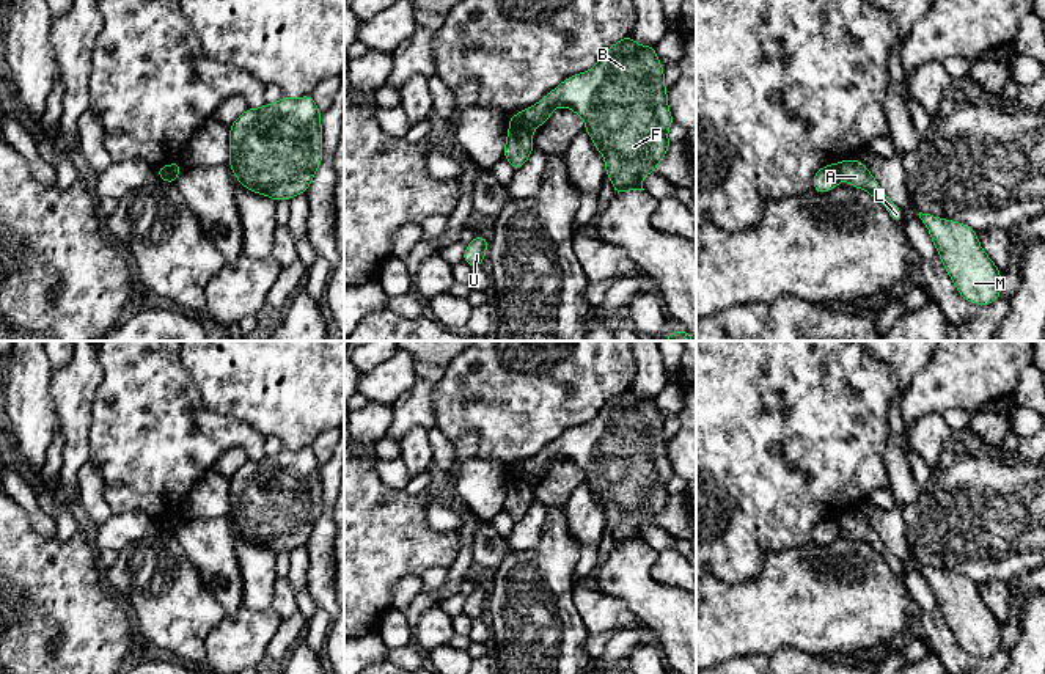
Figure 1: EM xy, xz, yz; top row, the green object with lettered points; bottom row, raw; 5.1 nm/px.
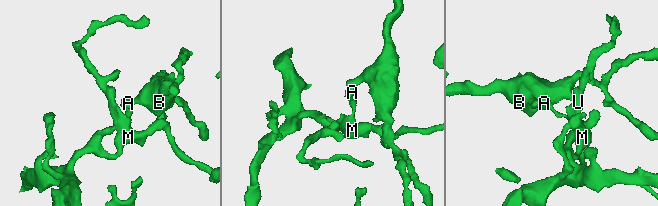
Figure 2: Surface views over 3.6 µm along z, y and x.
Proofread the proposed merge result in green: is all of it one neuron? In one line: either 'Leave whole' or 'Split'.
Split

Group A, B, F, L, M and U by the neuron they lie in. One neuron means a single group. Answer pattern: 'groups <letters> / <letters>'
groups A L M U / B F

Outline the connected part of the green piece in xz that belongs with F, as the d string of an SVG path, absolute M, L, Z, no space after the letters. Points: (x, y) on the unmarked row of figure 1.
M632 386L610 397L602 410L586 424L563 432L534 457L509 470L509 482L541 479L556 459L566 459L585 471L585 484L603 507L605 526L613 534L613 545L644 542L641 531L655 525L665 511L671 493L668 482L674 470L668 459L665 423L655 405L655 397L640 397Z

